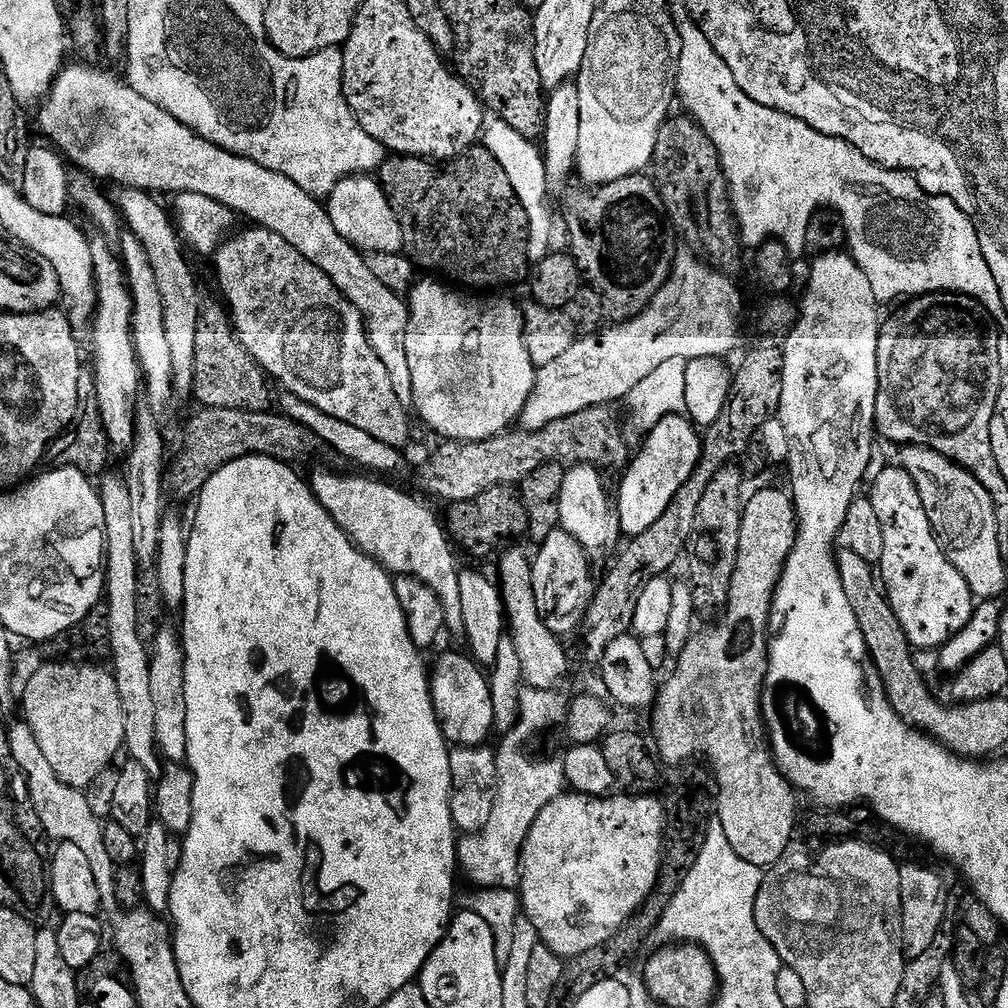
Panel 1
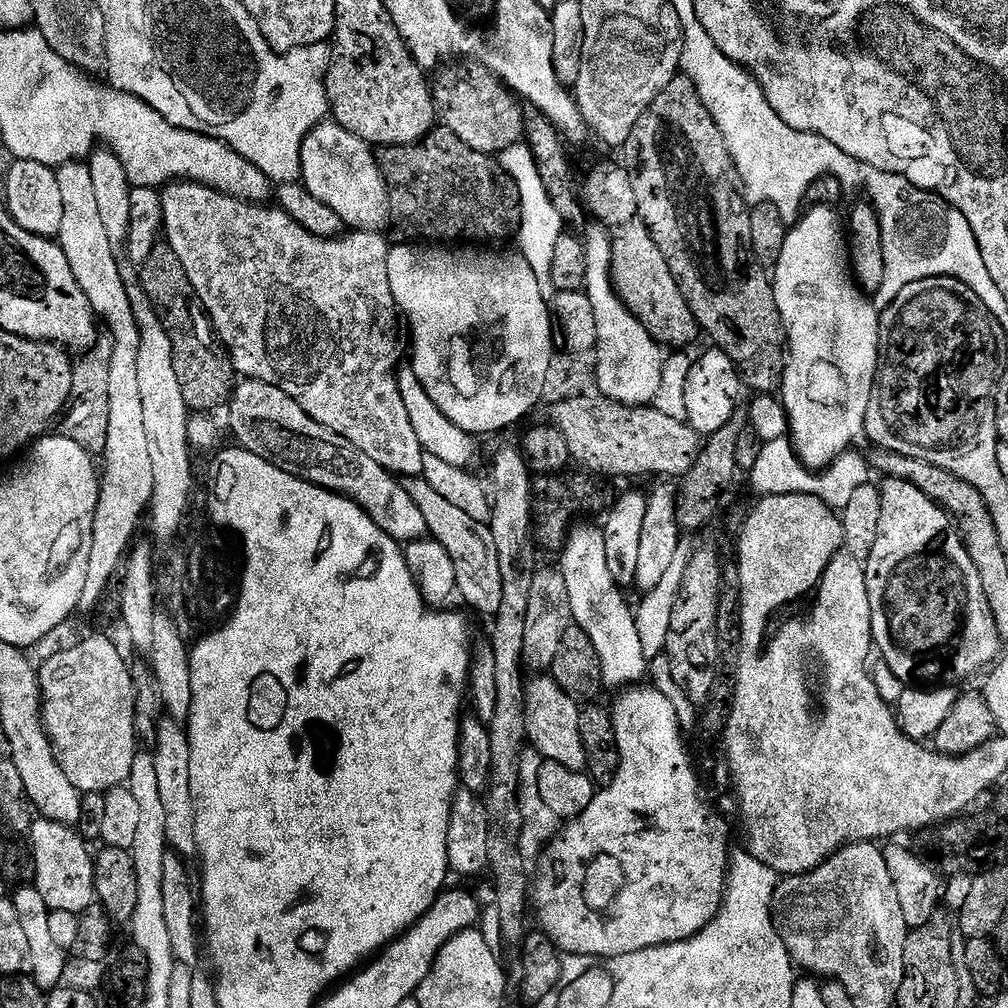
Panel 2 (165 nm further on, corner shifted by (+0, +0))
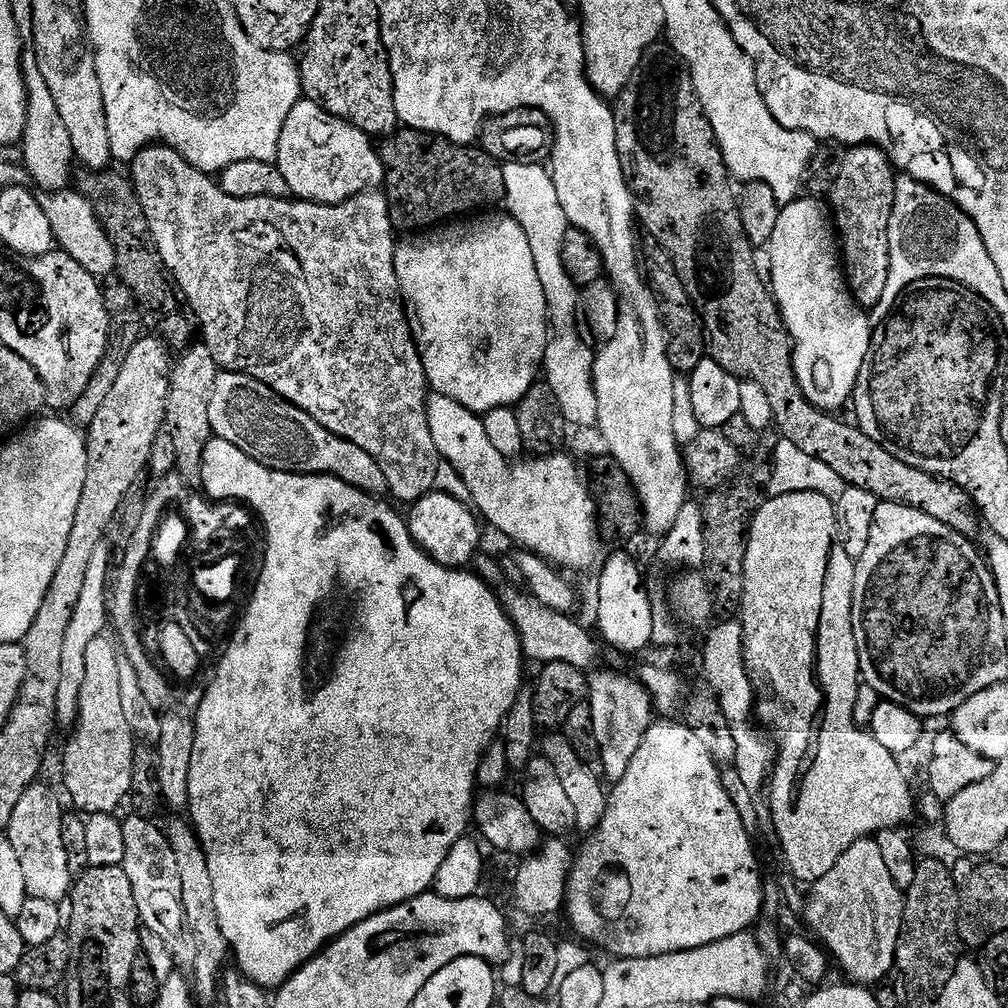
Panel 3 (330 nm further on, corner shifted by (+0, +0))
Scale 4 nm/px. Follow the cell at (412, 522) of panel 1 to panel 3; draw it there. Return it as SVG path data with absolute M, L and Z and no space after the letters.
M221 370L214 382L214 398L210 398L210 426L213 437L238 446L242 454L254 458L273 472L298 472L301 476L337 476L342 482L363 492L388 492L382 466L354 442L326 430L310 414L289 400L284 400L273 388L241 372Z

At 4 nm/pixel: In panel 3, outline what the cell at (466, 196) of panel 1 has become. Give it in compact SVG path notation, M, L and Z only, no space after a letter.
M401 127L379 145L378 151L380 161L384 163L382 188L388 197L392 227L397 233L416 234L421 230L431 230L453 218L487 209L484 208L487 204L496 204L499 200L501 203L505 199L504 164L485 152L483 147L455 144L453 140L432 132L416 132L412 128Z

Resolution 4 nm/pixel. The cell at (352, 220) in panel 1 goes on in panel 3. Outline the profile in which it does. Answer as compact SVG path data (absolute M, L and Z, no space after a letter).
M301 98L294 110L290 110L282 126L282 138L278 138L278 154L274 163L278 170L282 170L289 193L297 200L309 200L315 204L341 204L363 192L379 189L384 183L384 163L380 161L373 137L307 98Z

